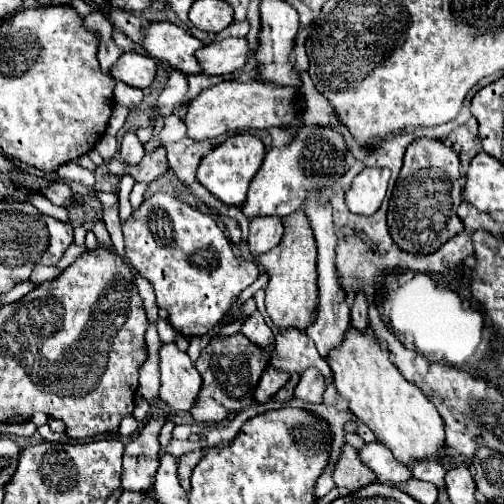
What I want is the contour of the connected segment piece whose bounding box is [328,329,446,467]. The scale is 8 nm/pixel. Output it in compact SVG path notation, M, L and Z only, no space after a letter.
M348 329L344 343L330 351L328 365L332 367L338 393L350 403L352 415L366 423L376 439L386 445L402 465L412 467L416 461L444 457L446 435L438 409L416 385L400 375L372 335Z

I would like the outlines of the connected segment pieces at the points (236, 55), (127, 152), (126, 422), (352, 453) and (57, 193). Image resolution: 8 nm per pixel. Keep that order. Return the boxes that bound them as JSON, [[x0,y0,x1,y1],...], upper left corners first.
[[196,37,250,75],[120,133,144,165],[120,415,140,437],[332,443,376,493],[42,181,72,205]]

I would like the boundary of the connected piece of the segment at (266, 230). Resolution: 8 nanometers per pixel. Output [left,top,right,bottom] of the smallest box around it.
[248,217,282,253]

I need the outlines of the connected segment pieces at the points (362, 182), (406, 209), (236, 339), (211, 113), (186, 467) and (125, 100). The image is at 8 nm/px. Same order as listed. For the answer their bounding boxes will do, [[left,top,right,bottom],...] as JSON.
[[346,167,390,215],[388,137,462,253],[190,333,268,423],[184,79,298,141],[178,449,204,491],[114,81,144,113]]

